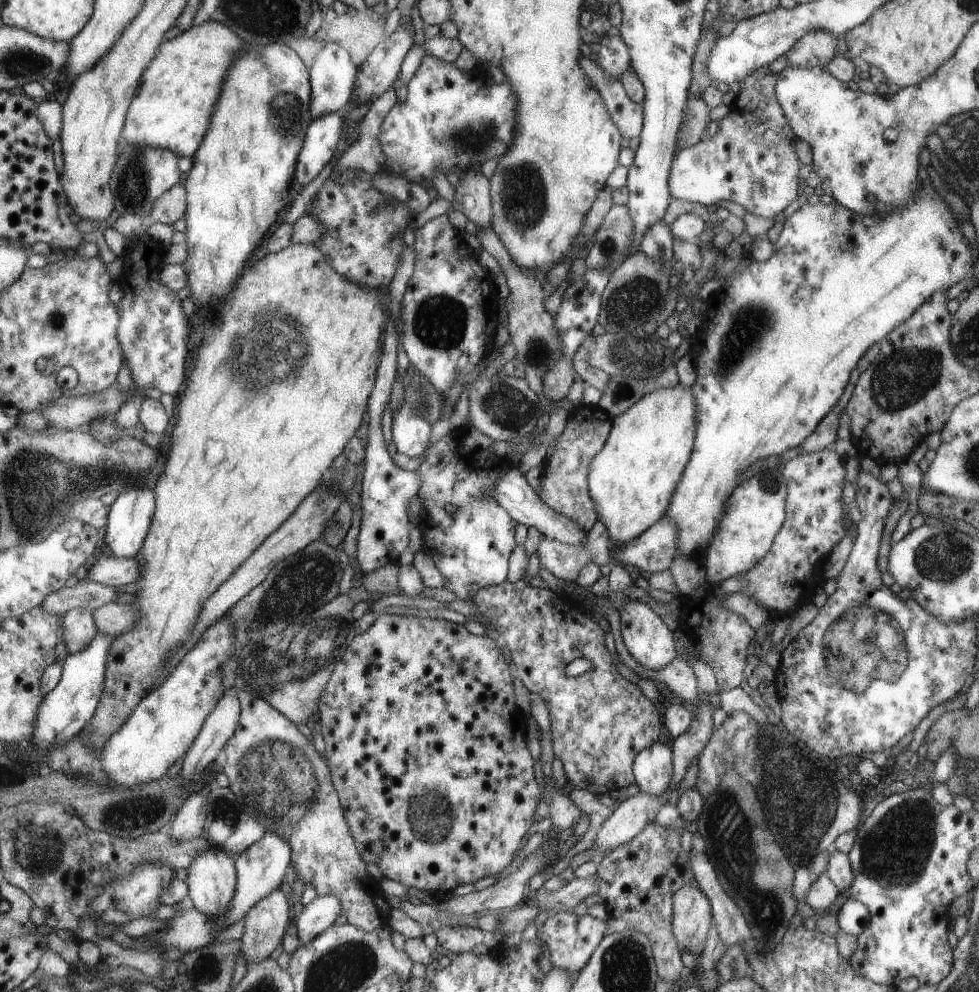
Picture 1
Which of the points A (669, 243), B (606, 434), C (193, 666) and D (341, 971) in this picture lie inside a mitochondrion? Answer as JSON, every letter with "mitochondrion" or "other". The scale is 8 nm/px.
{"A":"other","B":"other","C":"other","D":"mitochondrion"}

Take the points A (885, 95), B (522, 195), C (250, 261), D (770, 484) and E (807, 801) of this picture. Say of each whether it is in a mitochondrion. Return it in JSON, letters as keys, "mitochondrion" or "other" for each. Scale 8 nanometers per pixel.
{"A":"other","B":"mitochondrion","C":"other","D":"mitochondrion","E":"mitochondrion"}

